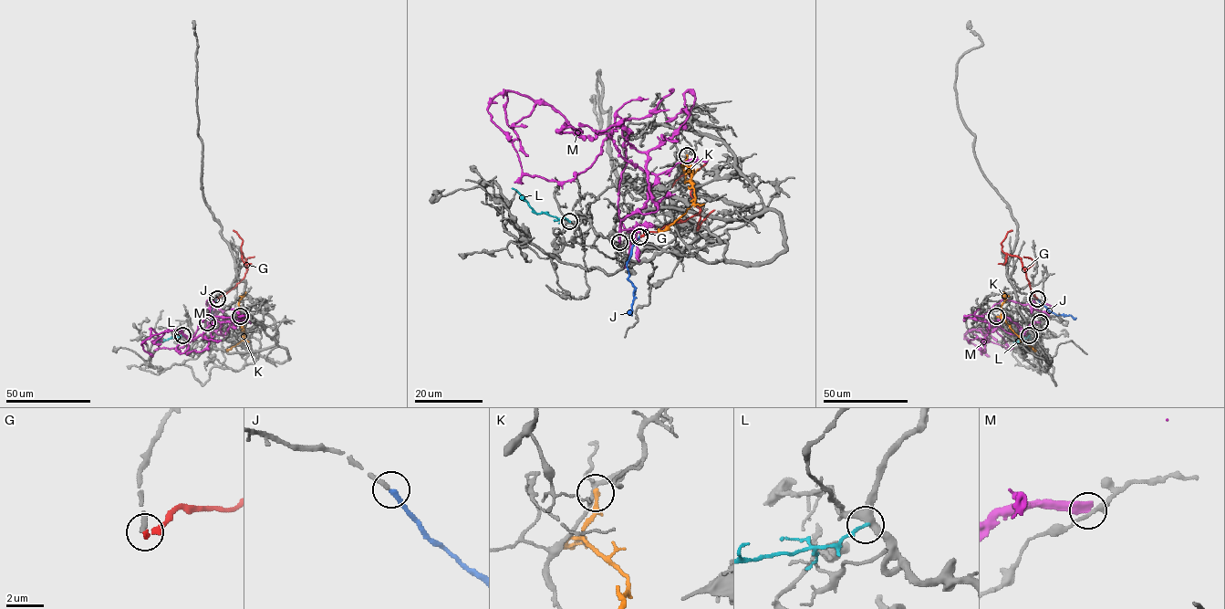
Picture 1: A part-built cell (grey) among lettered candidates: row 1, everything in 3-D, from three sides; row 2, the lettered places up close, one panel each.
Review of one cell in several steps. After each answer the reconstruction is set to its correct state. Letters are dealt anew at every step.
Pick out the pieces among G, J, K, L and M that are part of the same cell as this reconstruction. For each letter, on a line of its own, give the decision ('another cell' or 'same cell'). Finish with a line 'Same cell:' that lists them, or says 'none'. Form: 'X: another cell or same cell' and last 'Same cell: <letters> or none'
G: another cell
J: same cell
K: another cell
L: another cell
M: another cell
Same cell: J

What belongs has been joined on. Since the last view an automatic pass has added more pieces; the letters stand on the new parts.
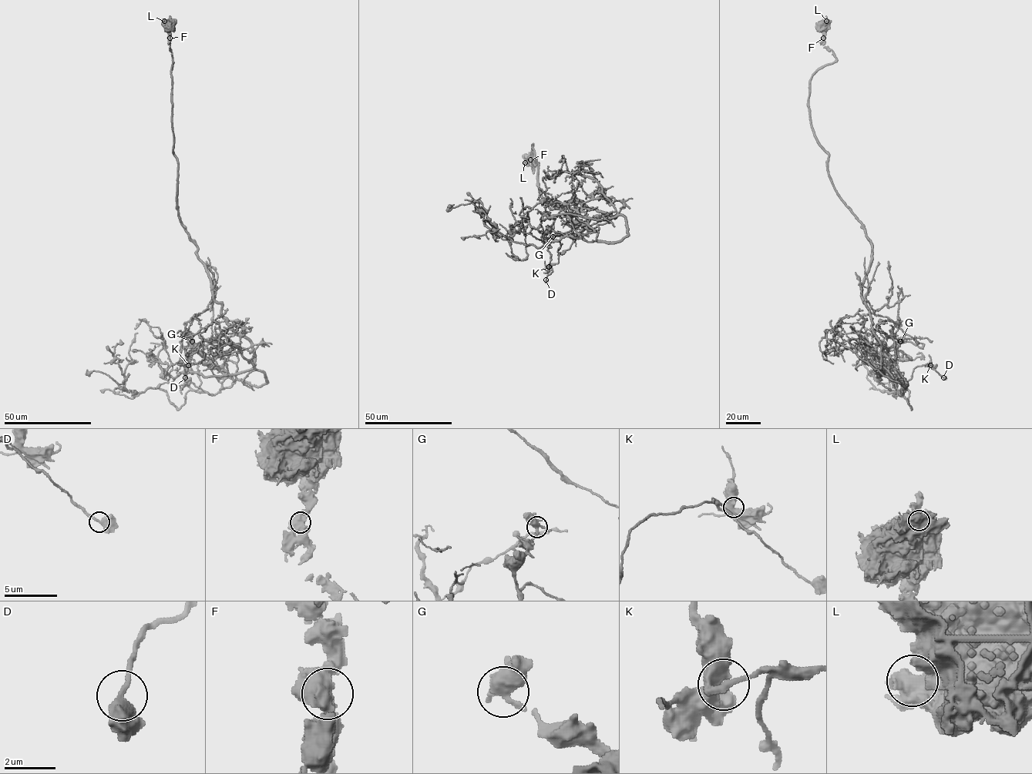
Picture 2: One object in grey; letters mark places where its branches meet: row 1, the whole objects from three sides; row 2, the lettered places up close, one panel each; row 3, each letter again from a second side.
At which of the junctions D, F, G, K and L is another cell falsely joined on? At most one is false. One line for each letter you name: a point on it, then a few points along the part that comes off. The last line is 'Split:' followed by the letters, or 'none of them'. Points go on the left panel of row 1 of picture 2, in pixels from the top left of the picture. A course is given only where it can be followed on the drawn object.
Split: none of them

